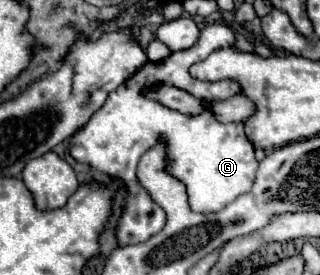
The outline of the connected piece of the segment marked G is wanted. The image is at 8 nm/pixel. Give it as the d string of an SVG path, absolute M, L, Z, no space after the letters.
M206 24L200 32L198 42L192 48L172 52L162 62L144 64L130 80L126 80L120 88L110 92L104 106L88 120L88 124L80 132L74 134L70 154L78 162L86 162L108 176L118 176L128 188L126 210L118 224L118 240L122 246L146 242L148 238L158 234L166 224L164 208L150 198L150 194L140 186L136 178L136 166L140 156L148 148L152 148L160 138L164 138L168 146L168 156L172 160L168 170L172 172L172 176L176 176L186 184L188 204L194 212L202 214L218 212L220 208L236 200L240 194L248 192L248 188L252 188L258 162L254 158L252 144L244 134L242 122L222 124L210 112L204 112L200 116L184 116L180 112L164 108L162 104L156 104L156 100L148 100L146 96L142 96L150 86L156 86L160 82L184 88L200 98L222 100L238 94L240 88L232 80L212 84L212 82L200 82L188 74L188 68L194 62L204 60L210 52L224 46L234 46L232 30L226 24Z

